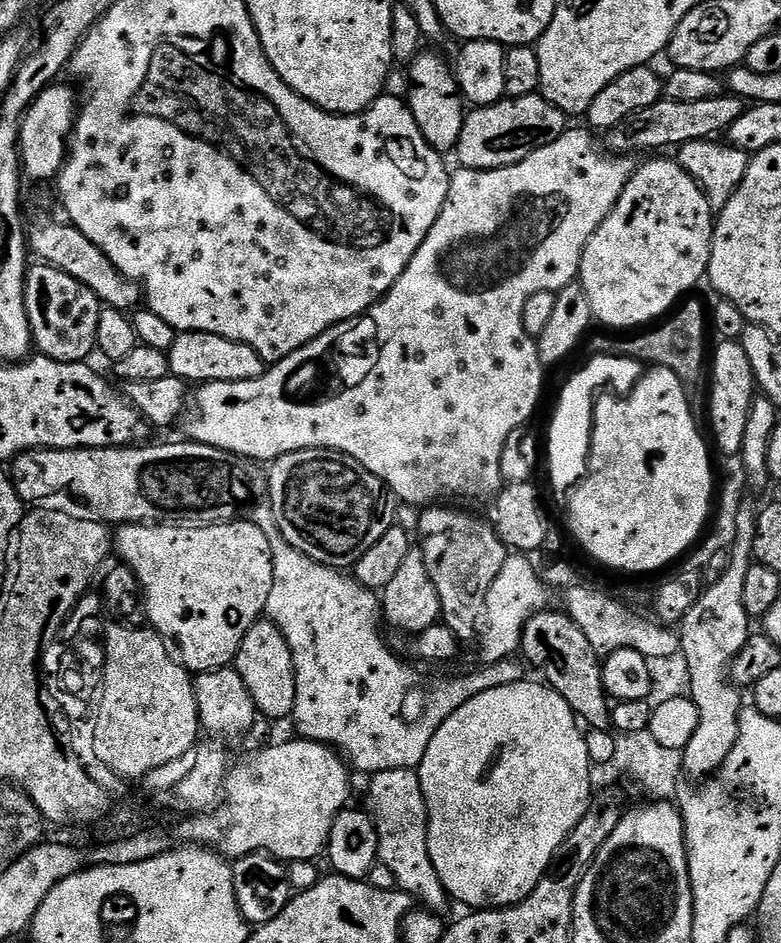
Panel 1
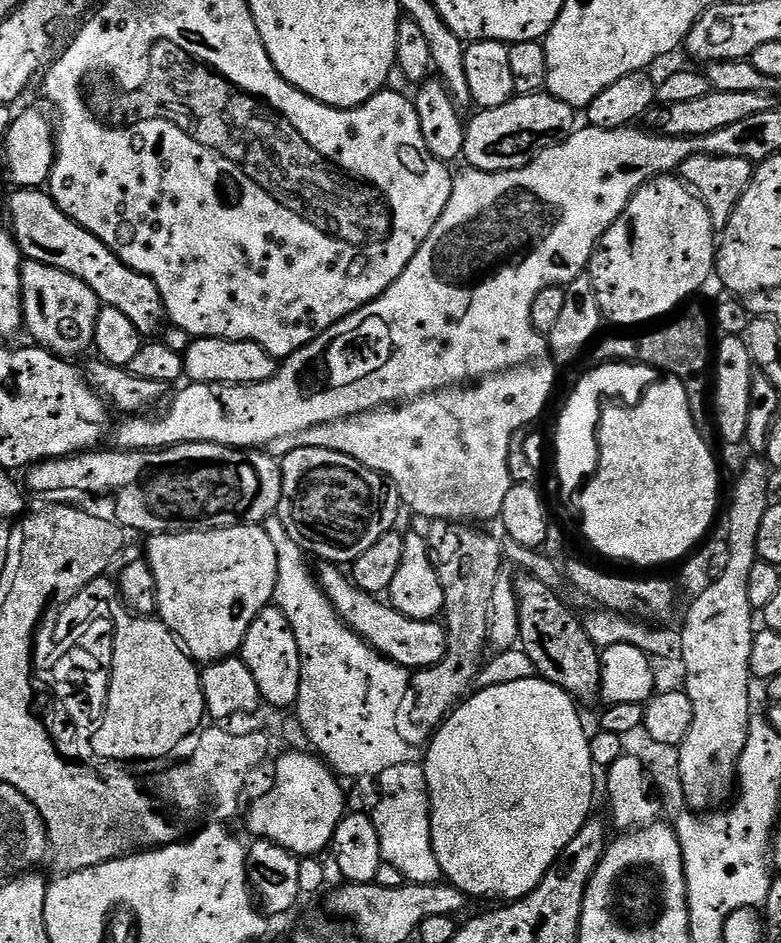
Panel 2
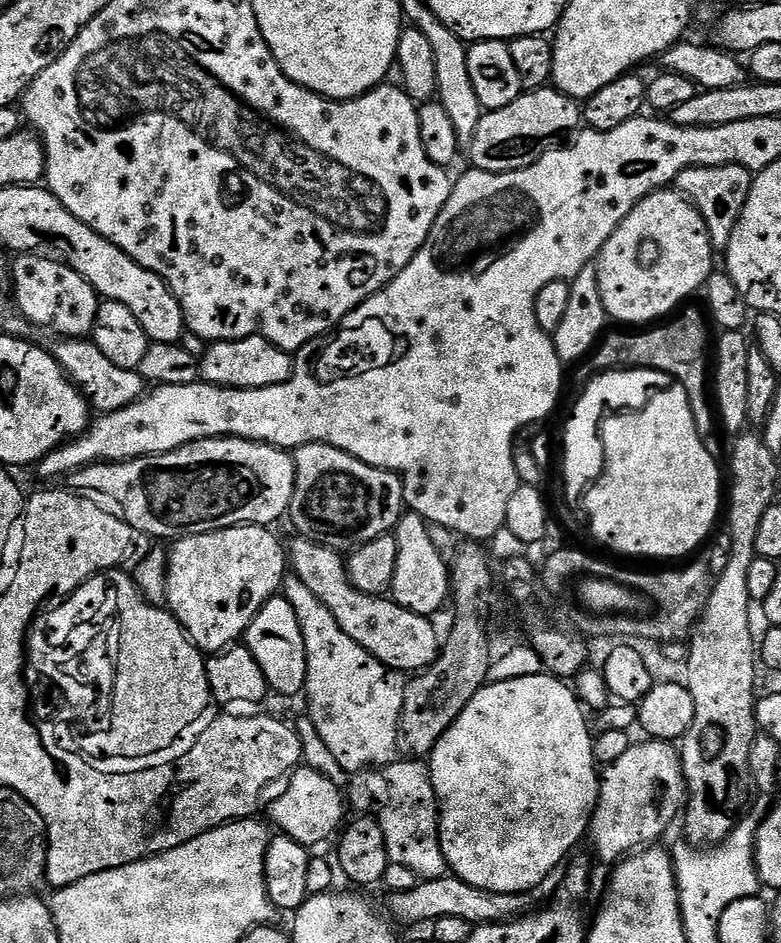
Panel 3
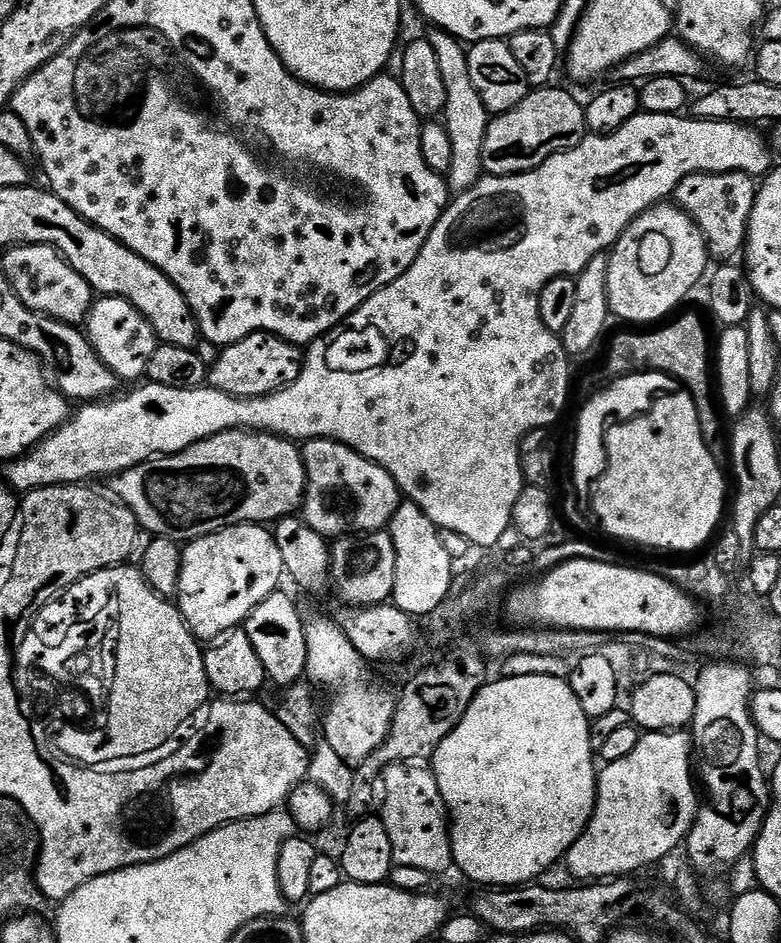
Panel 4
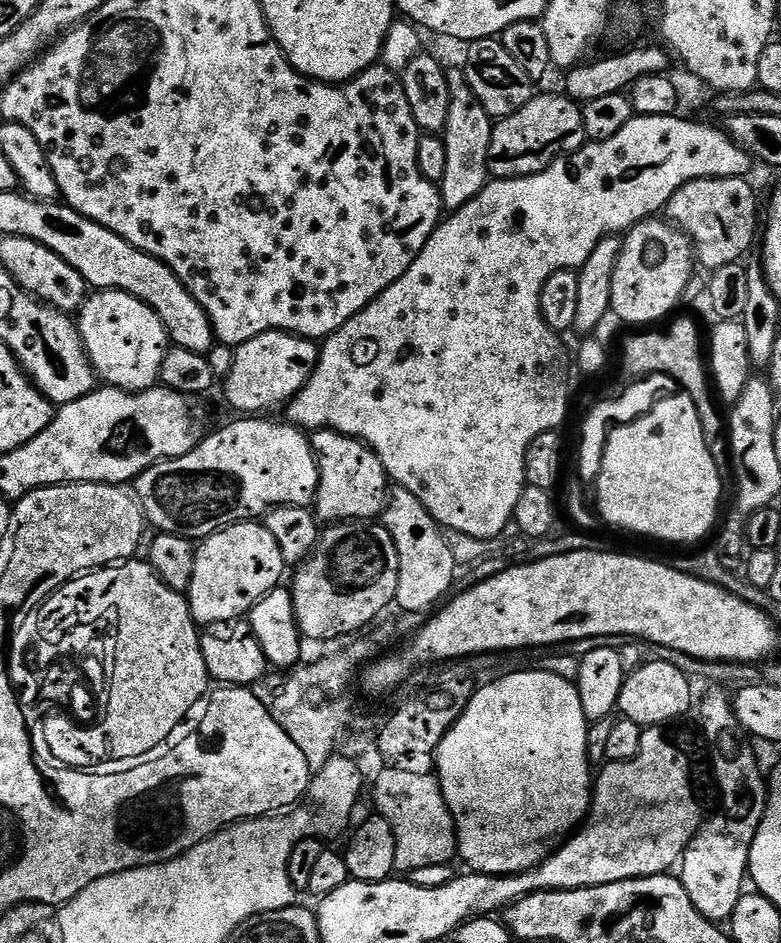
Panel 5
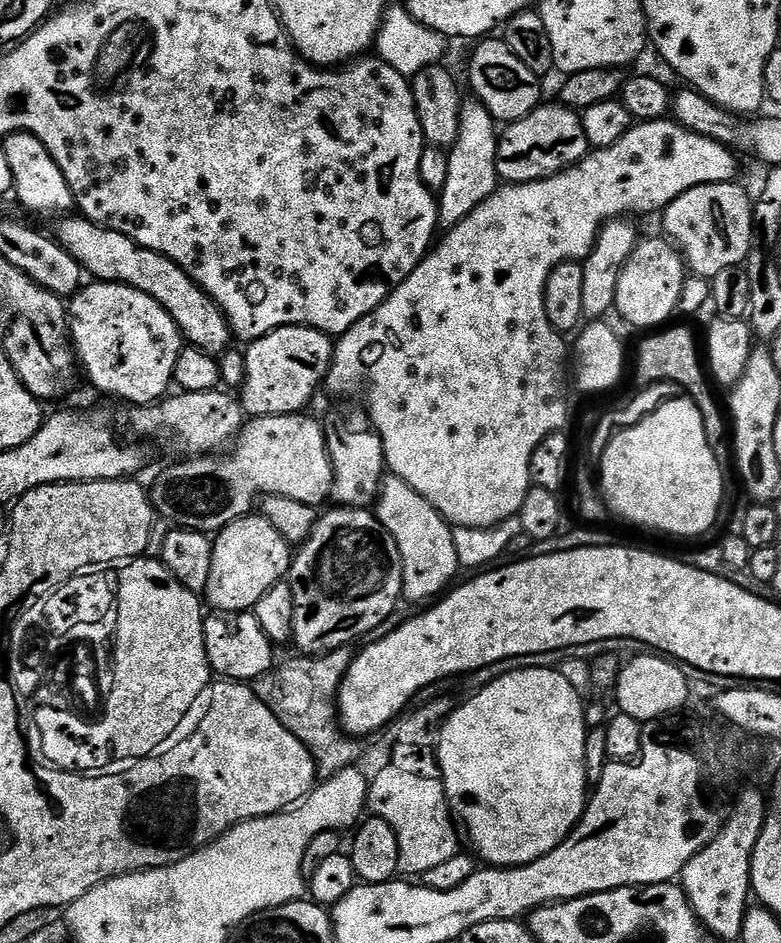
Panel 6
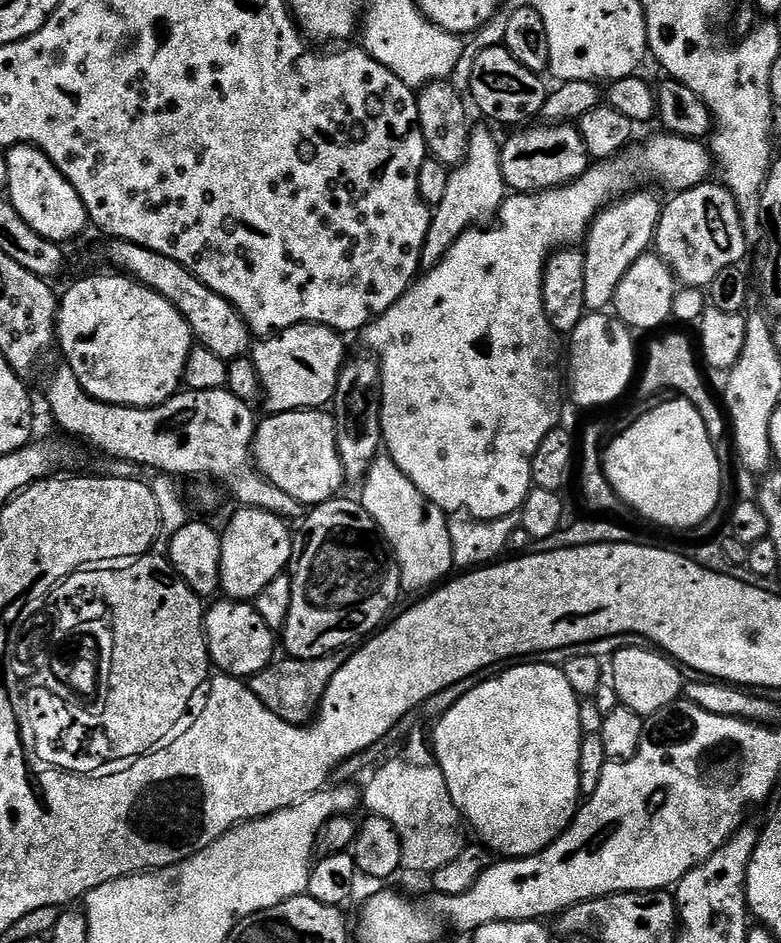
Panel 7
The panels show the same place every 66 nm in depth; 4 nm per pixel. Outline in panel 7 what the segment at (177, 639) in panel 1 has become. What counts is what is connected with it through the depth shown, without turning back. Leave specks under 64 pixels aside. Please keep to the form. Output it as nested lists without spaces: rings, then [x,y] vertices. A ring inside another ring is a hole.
[[[247,506],[236,511],[240,512],[234,513],[232,521],[222,528],[218,588],[229,600],[252,602],[258,594],[262,594],[262,590],[266,590],[266,586],[270,586],[270,582],[274,582],[274,578],[285,575],[286,569],[293,563],[292,532],[285,517]]]

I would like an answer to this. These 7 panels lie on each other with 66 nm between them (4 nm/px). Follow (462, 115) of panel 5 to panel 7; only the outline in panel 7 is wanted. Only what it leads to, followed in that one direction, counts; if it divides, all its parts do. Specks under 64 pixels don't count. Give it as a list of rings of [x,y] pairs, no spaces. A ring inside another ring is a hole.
[[[473,127],[469,131],[466,154],[463,160],[449,171],[446,194],[432,212],[430,230],[426,234],[420,255],[421,265],[425,269],[433,268],[462,233],[491,221],[503,206],[506,185],[500,166],[501,147],[501,141],[496,141],[496,136],[490,129]]]

